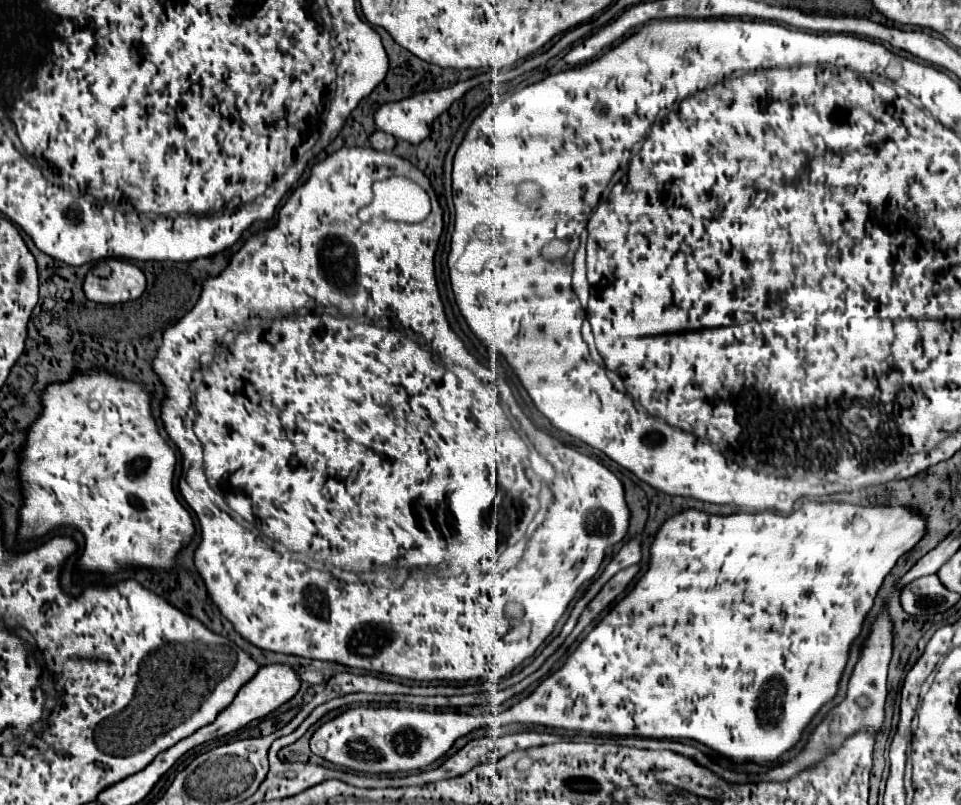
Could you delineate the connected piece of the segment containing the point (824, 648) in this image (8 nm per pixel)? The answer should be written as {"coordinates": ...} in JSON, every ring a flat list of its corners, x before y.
{"coordinates":[[805,499,803,505,789,515,781,515,775,511,763,513,735,513,735,515,709,515,695,509,683,511,663,523,659,529,653,545,651,545,651,563,649,571,641,577,635,589,623,597,595,629,583,639,583,643,575,649,575,653,565,661,565,665,547,677,529,697,513,705,503,713,485,713,485,715,461,715,451,711,423,711,423,709,393,709,393,707,355,707,347,709,339,717,323,723,311,737,311,751,335,765,367,773,367,775,387,775,399,771,421,771,443,757,453,743,475,731,483,725,499,727,509,723,533,723,533,725,547,725,547,727,561,727,571,731,585,731,597,735,635,735,635,737,651,737,651,739,695,739,713,751,743,763,769,763,789,751,801,737,805,725,813,719,813,715,835,697,837,683,845,669,849,647,861,633,861,625,865,615,873,607,875,595,885,579,885,575,893,569,897,559,913,549,919,539,925,535,925,519,919,513,911,513,905,507,861,507,849,503,817,503]]}

